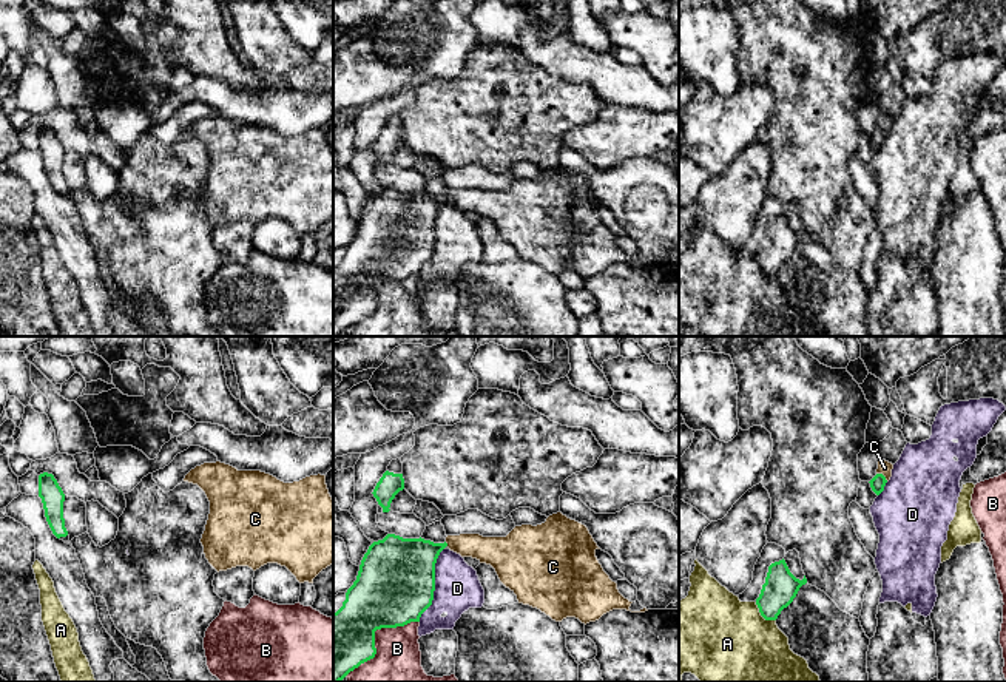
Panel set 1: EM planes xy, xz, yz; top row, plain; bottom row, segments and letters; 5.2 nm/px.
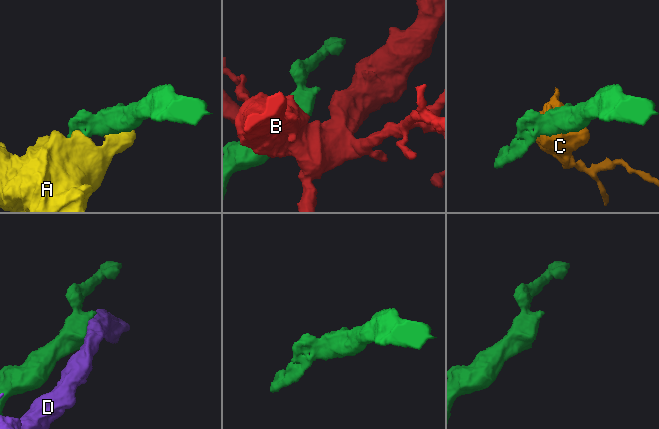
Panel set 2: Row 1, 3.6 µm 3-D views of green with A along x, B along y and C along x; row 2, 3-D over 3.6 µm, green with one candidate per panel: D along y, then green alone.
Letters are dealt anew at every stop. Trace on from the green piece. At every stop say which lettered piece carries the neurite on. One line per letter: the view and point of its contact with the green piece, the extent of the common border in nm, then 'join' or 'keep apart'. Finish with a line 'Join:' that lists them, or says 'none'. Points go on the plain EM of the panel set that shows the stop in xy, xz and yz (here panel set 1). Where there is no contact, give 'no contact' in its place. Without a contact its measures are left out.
A: yz (762, 270) | 150 nm | keep apart
B: xz (374, 292) | 480 nm | keep apart
C: yz (883, 130) | 80 nm | join
D: xz (434, 239) | 400 nm | keep apart
Join: C

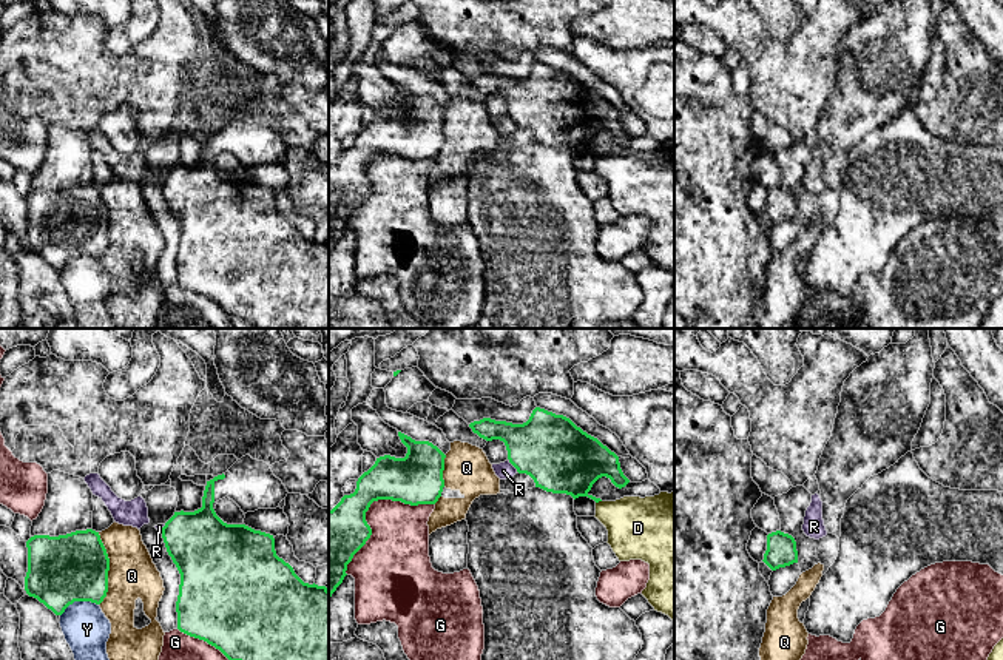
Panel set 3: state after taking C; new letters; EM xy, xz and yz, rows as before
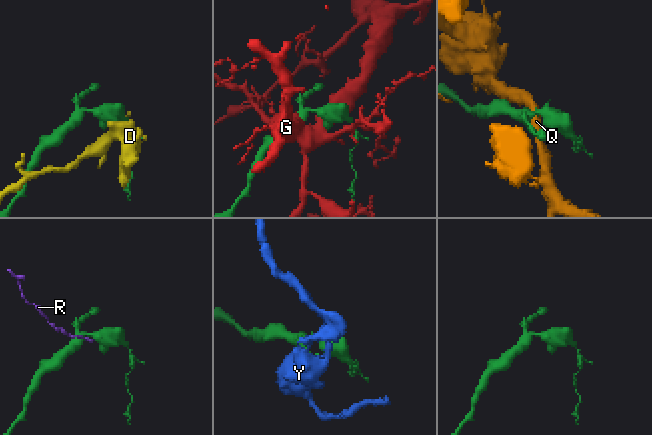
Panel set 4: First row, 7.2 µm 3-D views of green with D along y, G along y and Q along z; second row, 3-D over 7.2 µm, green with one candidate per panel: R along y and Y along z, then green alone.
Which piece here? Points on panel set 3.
D: xz (597, 156) | 40 nm | keep apart
G: xz (369, 161) | 600 nm | keep apart
Q: xy (108, 224) | 380 nm | keep apart
R: xz (511, 117) | 90 nm | keep apart
Y: xy (77, 255) | 220 nm | keep apart
Join: none

